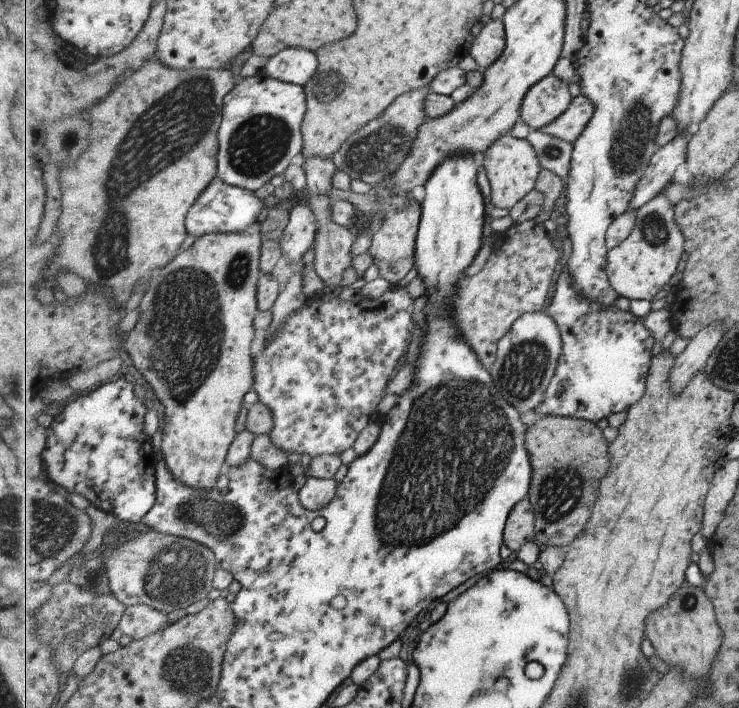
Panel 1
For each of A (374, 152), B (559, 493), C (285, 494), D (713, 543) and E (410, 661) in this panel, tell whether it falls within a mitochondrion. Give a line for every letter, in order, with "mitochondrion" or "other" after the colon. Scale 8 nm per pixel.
A: mitochondrion
B: mitochondrion
C: other
D: other
E: other

